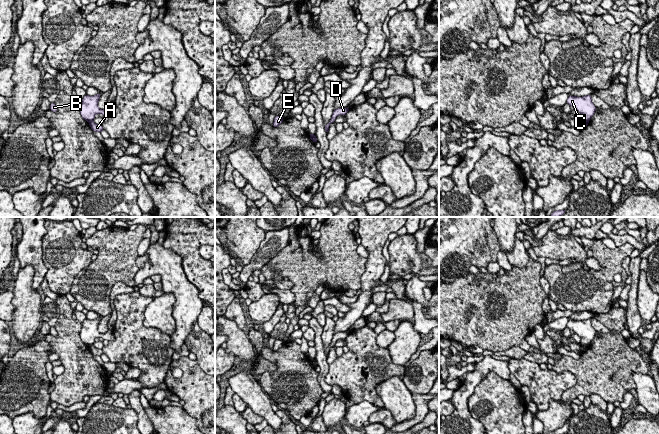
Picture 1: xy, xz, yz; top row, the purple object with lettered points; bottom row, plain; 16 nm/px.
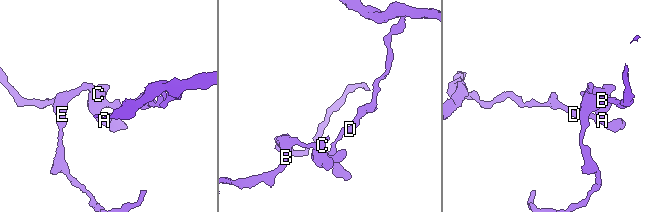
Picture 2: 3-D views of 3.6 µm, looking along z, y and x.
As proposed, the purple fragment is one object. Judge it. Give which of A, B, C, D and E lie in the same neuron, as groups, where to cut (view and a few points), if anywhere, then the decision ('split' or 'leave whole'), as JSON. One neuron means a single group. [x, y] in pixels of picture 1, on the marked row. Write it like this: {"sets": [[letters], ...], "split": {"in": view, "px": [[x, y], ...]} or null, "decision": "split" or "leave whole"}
{"sets": [["A", "D"], ["B", "C", "E"]], "split": {"in": "xy", "px": [[92, 120], [88, 122]]}, "decision": "split"}

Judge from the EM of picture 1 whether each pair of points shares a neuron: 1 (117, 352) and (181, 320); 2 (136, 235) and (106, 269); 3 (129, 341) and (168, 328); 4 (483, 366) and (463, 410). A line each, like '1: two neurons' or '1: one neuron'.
1: two neurons
2: one neuron
3: two neurons
4: one neuron

